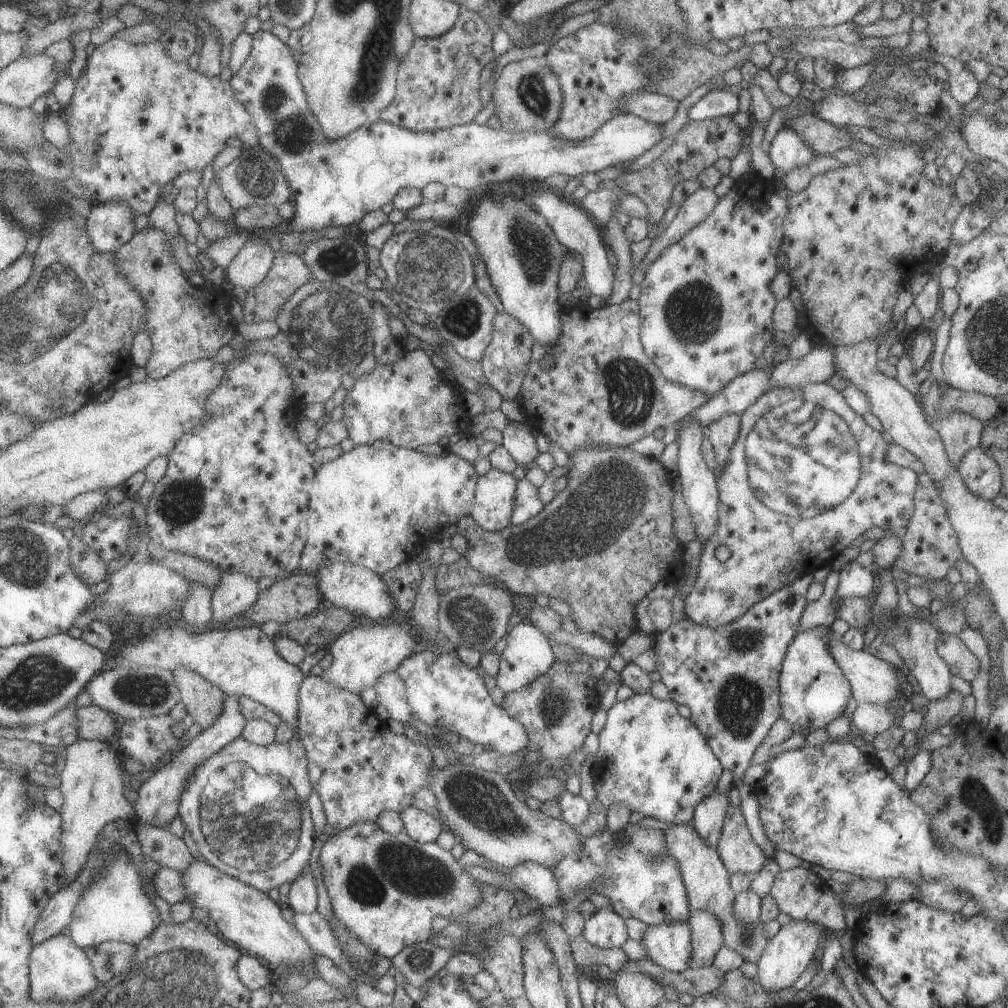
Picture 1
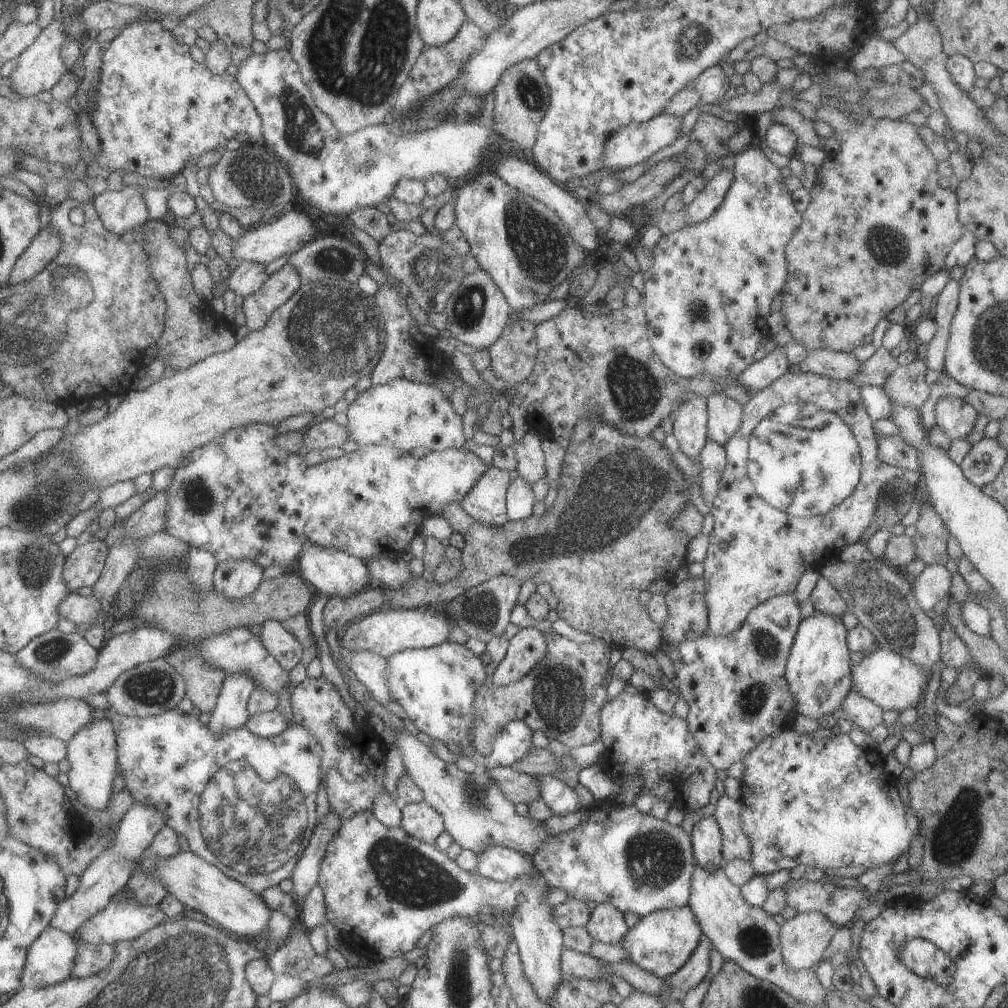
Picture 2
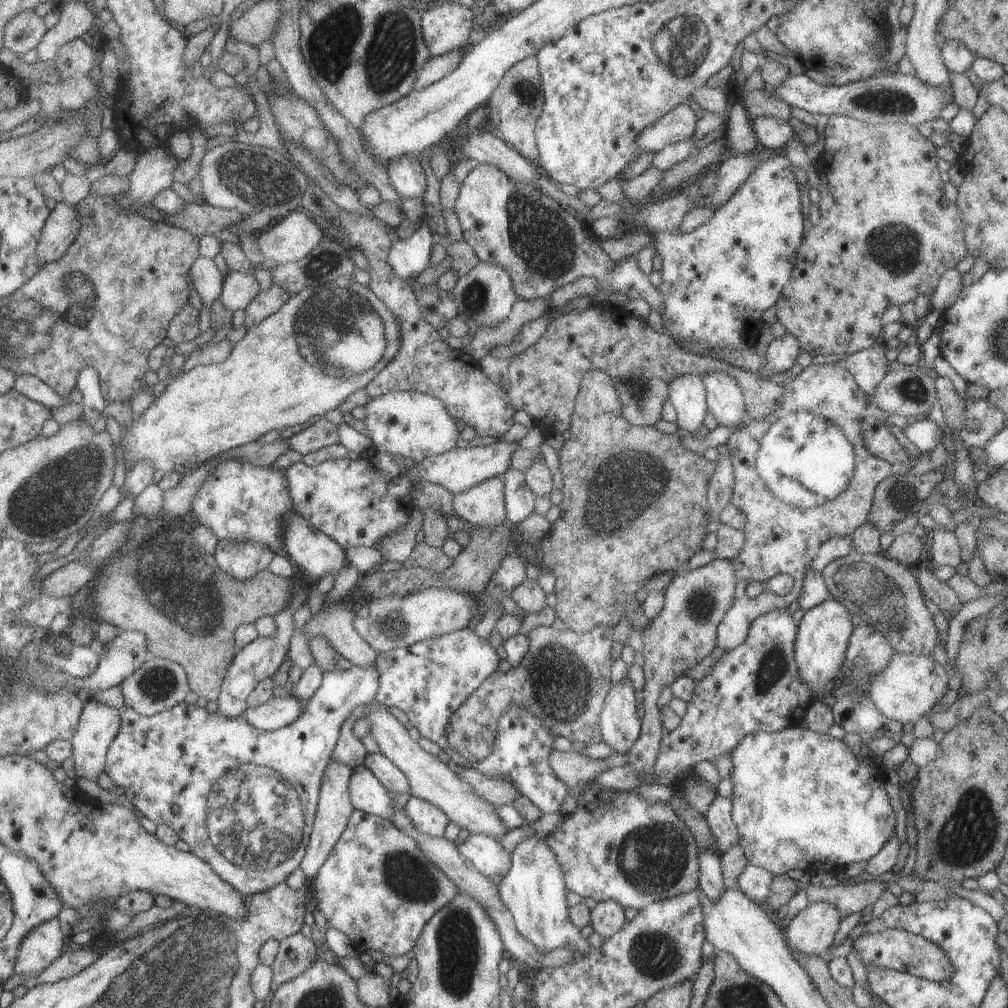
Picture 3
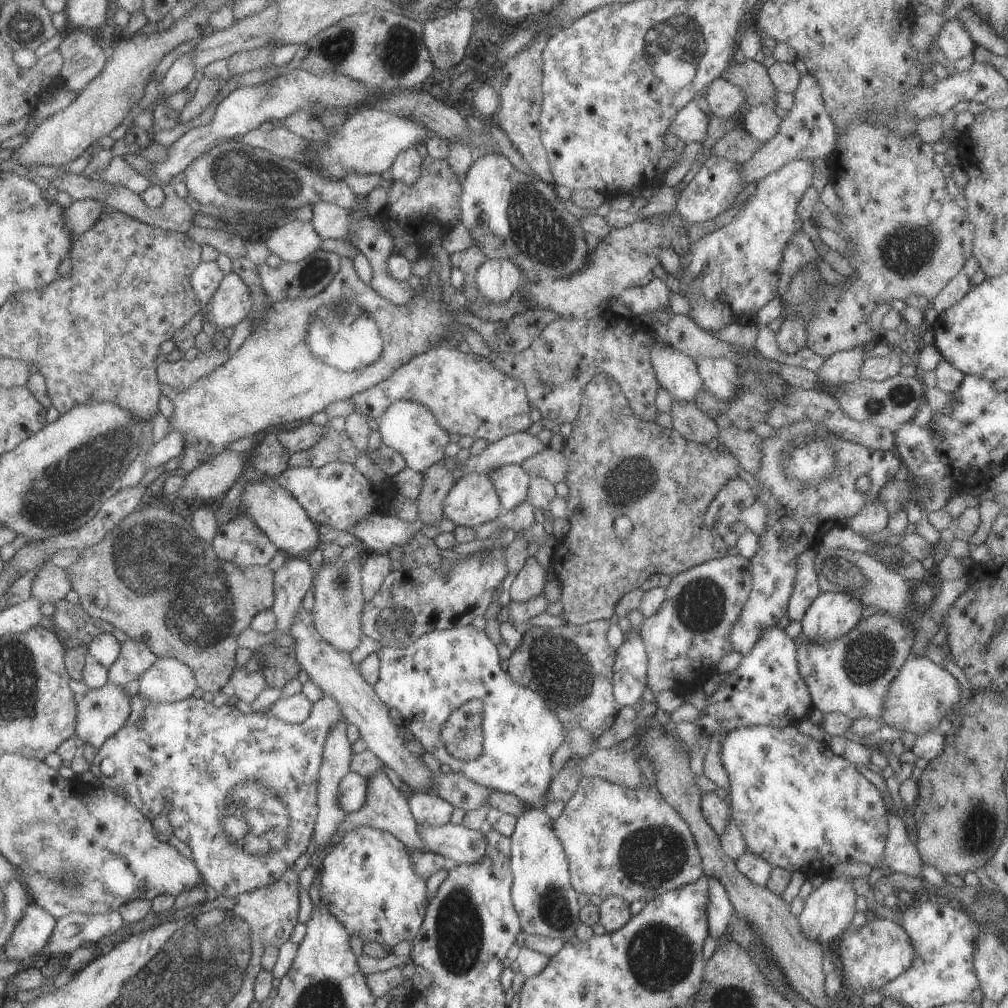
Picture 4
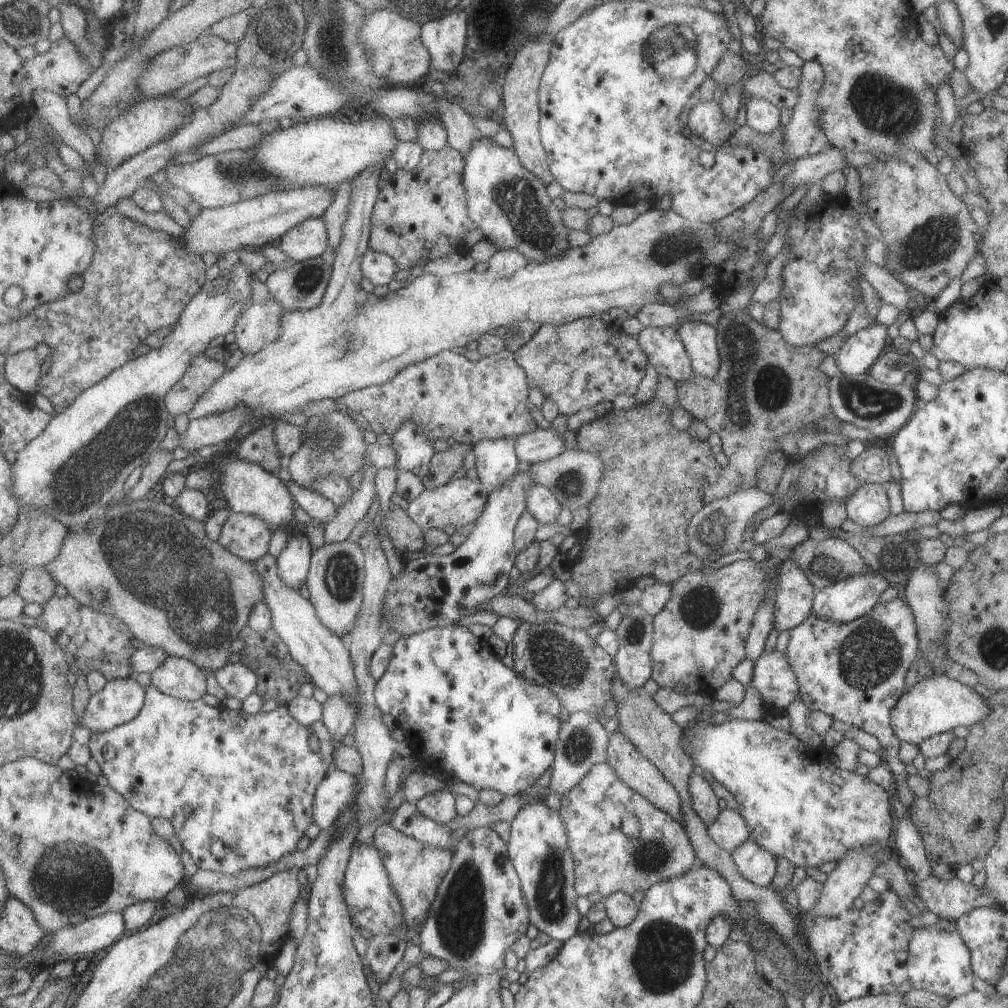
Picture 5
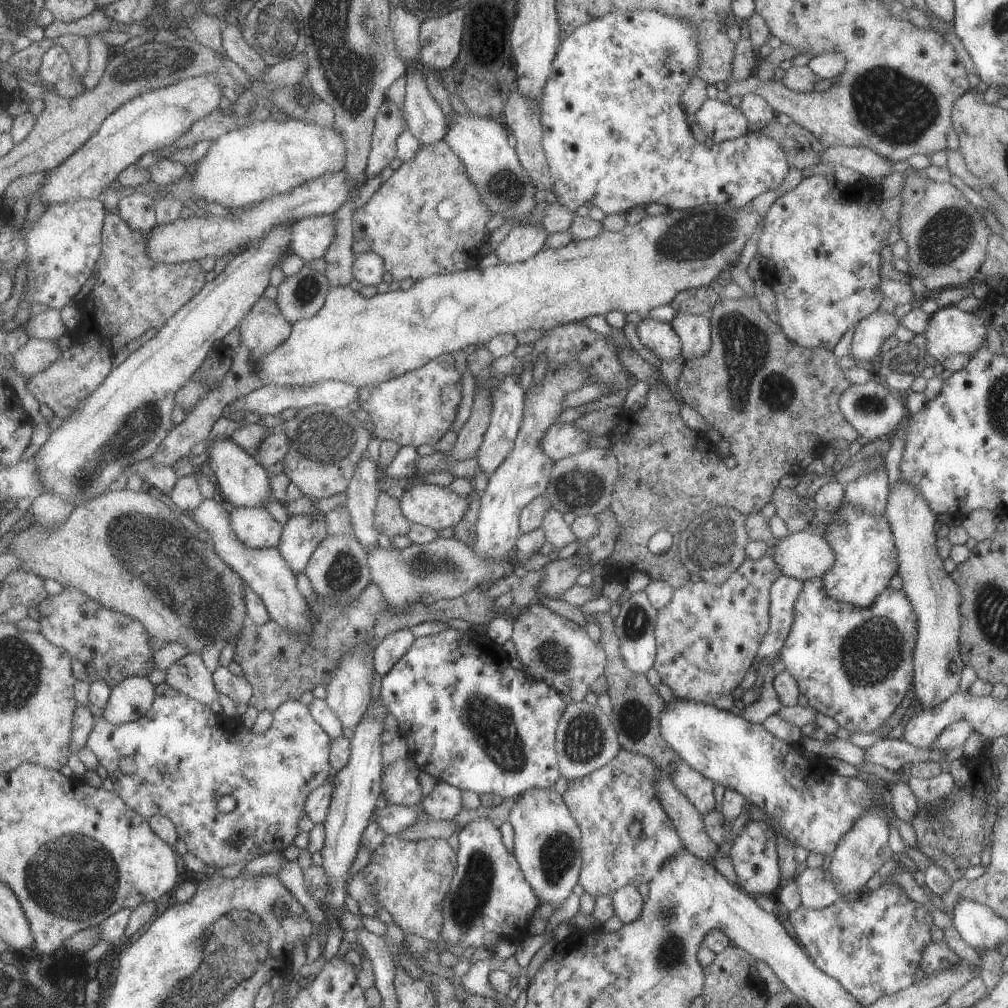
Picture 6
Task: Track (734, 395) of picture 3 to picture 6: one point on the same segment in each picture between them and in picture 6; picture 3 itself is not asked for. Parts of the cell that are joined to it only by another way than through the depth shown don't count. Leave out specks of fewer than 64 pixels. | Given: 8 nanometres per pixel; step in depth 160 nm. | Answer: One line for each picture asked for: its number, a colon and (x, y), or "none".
4: (719, 376)
5: (699, 339)
6: (693, 331)

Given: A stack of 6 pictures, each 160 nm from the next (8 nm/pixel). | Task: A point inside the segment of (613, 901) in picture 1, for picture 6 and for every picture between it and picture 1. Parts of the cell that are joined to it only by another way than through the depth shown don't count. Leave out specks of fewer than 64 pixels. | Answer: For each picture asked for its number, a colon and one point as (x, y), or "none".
2: (638, 864)
3: (616, 846)
4: (622, 842)
5: (605, 861)
6: (604, 803)

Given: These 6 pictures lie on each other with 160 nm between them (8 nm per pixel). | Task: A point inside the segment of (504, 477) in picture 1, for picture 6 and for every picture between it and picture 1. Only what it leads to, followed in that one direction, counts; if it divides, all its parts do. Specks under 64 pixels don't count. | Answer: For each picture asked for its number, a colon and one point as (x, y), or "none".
2: (486, 502)
3: (482, 505)
4: (472, 501)
5: (458, 503)
6: (437, 507)

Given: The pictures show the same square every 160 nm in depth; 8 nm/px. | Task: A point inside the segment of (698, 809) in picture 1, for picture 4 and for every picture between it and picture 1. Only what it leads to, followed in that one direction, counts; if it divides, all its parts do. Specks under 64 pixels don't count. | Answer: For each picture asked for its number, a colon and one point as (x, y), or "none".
2: (705, 836)
3: (710, 882)
4: (719, 911)

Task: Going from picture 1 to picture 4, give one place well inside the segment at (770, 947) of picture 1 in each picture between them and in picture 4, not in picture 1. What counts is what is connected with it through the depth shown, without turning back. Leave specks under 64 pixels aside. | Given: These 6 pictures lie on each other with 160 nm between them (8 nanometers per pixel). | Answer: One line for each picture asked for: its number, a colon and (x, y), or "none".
2: (802, 938)
3: (811, 931)
4: (828, 910)

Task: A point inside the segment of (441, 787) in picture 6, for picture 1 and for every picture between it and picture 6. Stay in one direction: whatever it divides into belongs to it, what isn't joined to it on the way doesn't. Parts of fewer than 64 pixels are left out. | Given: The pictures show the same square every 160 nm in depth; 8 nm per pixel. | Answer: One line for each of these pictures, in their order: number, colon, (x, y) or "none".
1: (419, 826)
2: (418, 820)
3: (428, 819)
4: (428, 810)
5: (438, 806)

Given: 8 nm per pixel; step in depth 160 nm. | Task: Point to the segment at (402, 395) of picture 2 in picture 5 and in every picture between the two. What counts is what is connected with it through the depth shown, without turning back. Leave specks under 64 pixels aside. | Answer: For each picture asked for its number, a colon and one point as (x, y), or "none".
3: (410, 424)
4: (407, 427)
5: (413, 450)

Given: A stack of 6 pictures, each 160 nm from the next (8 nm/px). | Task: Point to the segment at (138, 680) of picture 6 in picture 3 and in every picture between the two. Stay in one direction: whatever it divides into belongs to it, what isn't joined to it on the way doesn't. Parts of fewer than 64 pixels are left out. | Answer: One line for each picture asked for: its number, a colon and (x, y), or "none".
3: (98, 724)
4: (100, 712)
5: (119, 700)

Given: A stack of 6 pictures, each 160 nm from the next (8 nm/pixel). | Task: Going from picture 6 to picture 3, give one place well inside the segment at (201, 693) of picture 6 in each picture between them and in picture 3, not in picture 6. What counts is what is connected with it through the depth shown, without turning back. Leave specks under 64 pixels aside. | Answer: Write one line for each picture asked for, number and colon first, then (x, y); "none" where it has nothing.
3: (159, 684)
4: (167, 680)
5: (178, 677)

